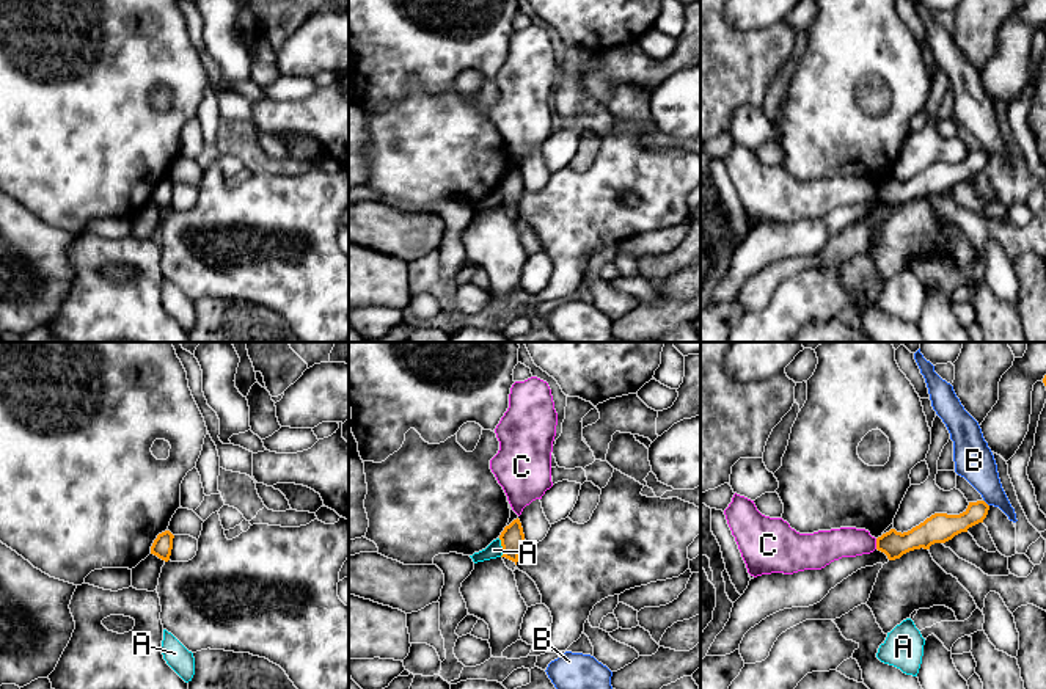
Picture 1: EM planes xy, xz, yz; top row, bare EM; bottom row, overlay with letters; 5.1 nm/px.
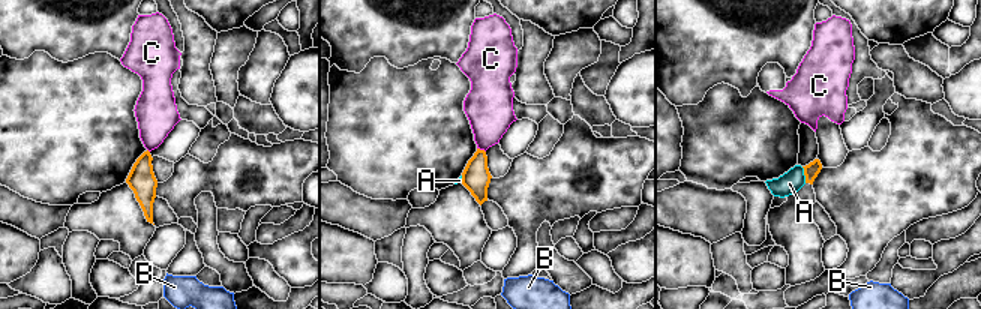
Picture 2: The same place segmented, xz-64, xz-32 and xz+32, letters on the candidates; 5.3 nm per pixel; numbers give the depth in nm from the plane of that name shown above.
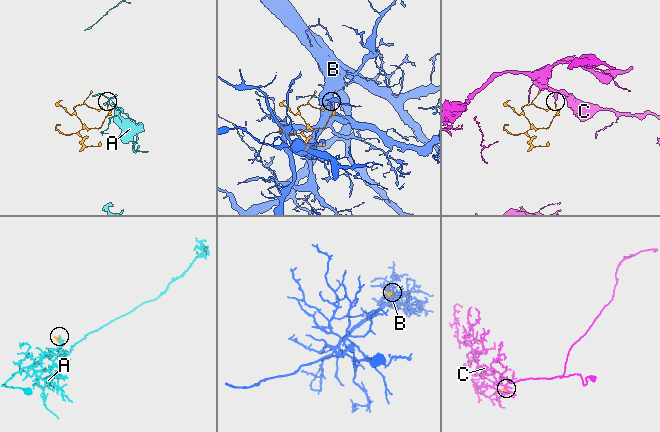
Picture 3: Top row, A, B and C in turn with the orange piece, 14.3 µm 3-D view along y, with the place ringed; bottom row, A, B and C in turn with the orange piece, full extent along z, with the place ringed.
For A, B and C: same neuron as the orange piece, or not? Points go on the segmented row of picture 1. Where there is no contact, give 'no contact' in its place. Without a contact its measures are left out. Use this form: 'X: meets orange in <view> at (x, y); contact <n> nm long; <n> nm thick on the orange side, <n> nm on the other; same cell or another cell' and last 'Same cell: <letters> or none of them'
A: meets orange in xz at (503, 548); contact 100 nm long; 130 nm thick on the orange side, 80 nm on the other; another cell
B: meets orange in yz at (985, 503); contact 50 nm long; 140 nm thick on the orange side, 200 nm on the other; another cell
C: meets orange in yz at (877, 543); contact 60 nm long; 140 nm thick on the orange side, 160 nm on the other; another cell
Same cell: none of them

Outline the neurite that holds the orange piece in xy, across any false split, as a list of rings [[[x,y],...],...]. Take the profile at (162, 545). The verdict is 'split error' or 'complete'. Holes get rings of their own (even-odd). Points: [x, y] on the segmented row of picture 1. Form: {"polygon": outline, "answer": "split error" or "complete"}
{"polygon": [[[170,530],[159,534],[151,546],[151,554],[168,562],[173,549],[173,538],[174,535]]], "answer": "complete"}

